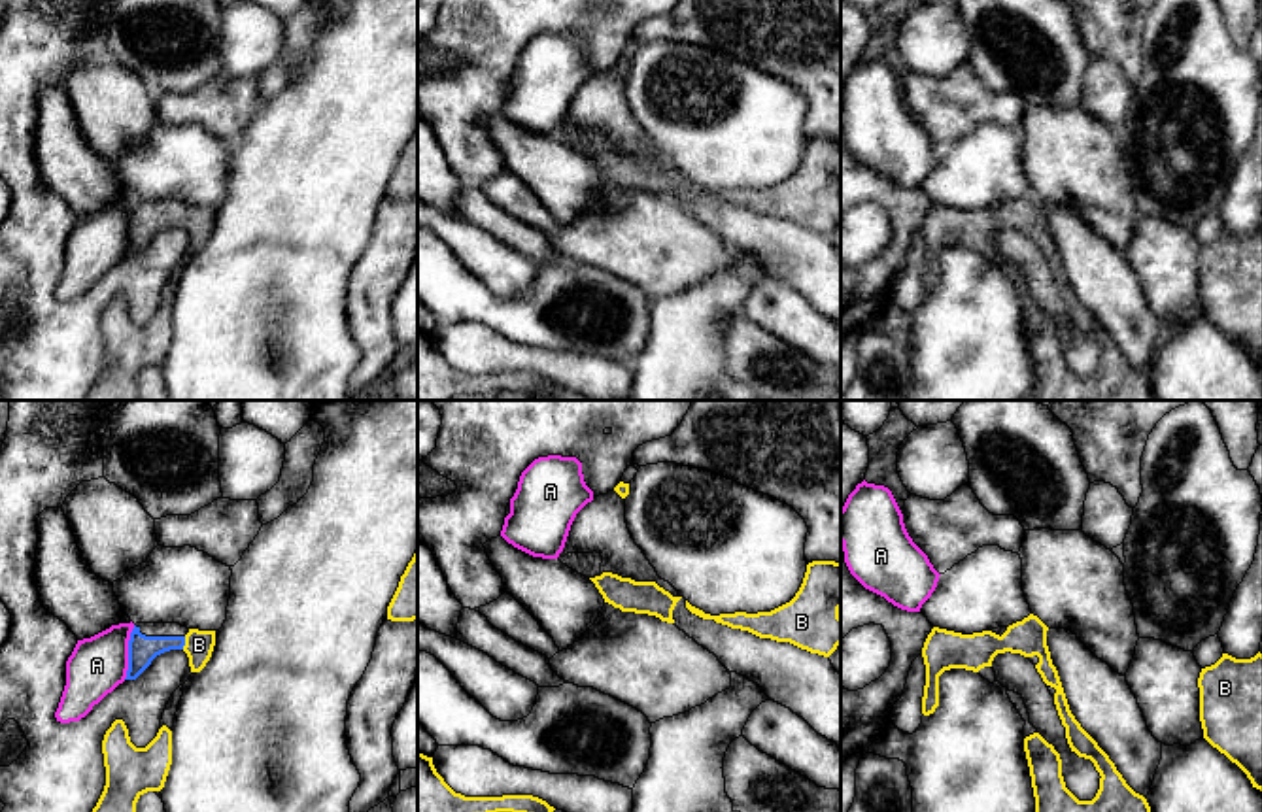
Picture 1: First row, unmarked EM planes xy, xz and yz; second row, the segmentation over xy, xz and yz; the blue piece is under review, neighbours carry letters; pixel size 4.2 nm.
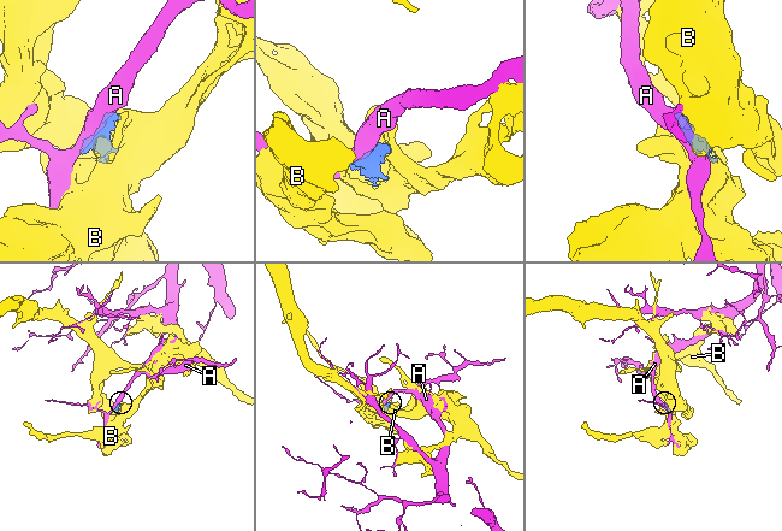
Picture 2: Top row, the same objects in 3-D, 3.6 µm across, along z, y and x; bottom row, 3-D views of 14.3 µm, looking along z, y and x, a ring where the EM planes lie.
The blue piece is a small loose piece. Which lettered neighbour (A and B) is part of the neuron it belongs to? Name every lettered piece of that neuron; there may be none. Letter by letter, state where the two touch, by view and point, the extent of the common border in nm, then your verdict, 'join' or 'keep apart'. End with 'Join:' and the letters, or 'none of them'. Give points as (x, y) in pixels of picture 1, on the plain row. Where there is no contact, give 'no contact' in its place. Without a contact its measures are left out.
A: meets blue in xy at (129, 229); contact 240 nm long; keep apart
B: meets blue in xy at (184, 219); contact 60 nm long; join
Join: B

